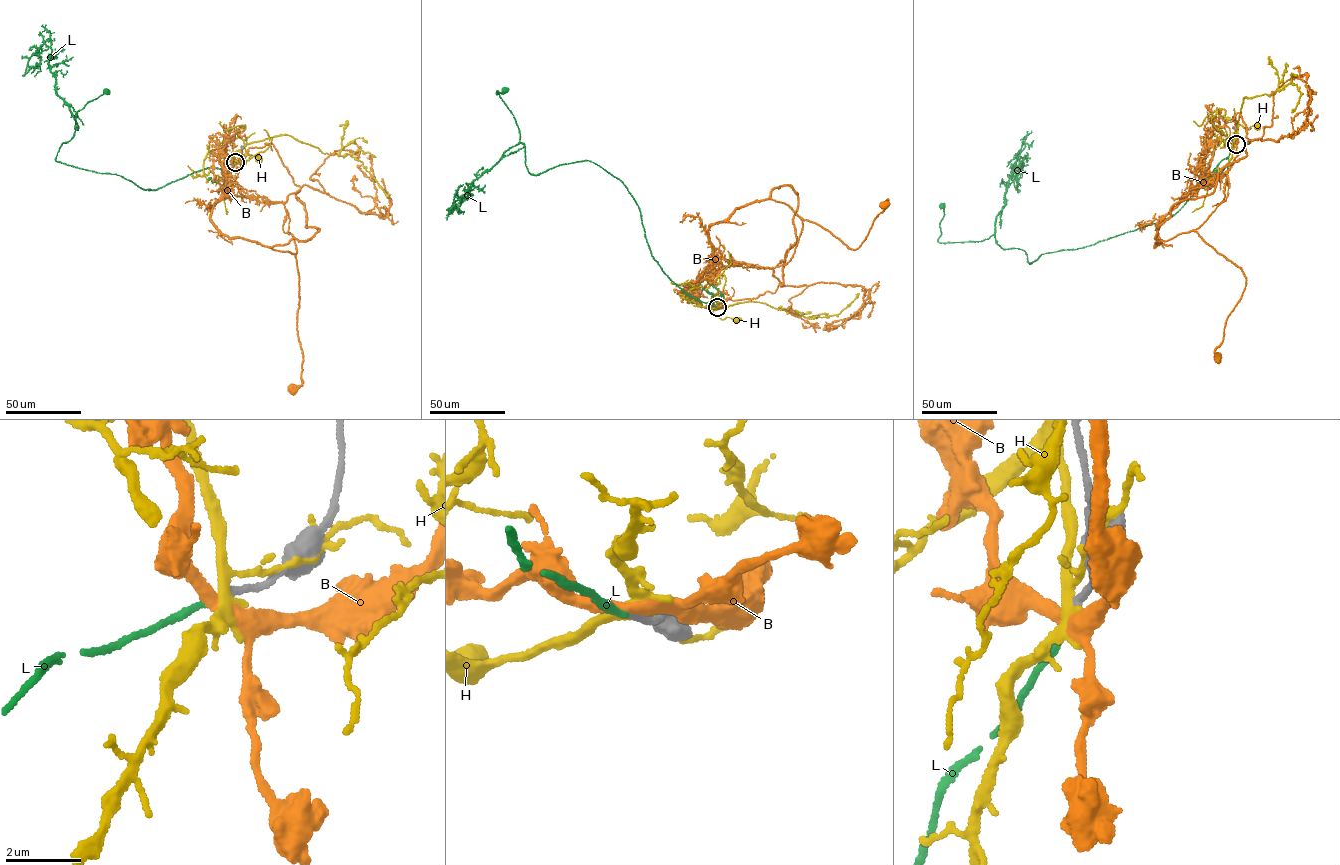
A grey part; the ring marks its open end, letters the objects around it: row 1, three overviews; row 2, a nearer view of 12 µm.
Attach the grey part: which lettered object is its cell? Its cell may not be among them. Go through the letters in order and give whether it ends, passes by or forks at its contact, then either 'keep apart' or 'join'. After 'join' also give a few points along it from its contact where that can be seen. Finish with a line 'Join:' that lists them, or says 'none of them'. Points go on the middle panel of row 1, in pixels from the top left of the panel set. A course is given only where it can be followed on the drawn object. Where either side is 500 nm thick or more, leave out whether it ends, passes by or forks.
B: it passes by; keep apart
H: it forks; keep apart
L: it ends; join; course (717, 307), (687, 294), (662, 271), (620, 180), (586, 160), (530, 174), (514, 116), (496, 93), (504, 90)
Join: L

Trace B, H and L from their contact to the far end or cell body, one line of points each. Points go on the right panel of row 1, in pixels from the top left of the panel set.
B: (1236, 144), (1238, 113), (1250, 142), (1227, 172), (1227, 197), (1194, 230), (1246, 279), (1216, 357)
H: (1235, 144), (1237, 124), (1249, 129), (1257, 125)
L: (1236, 144), (1169, 218), (1031, 263), (1024, 250), (1001, 248), (993, 234), (939, 242), (942, 205)

